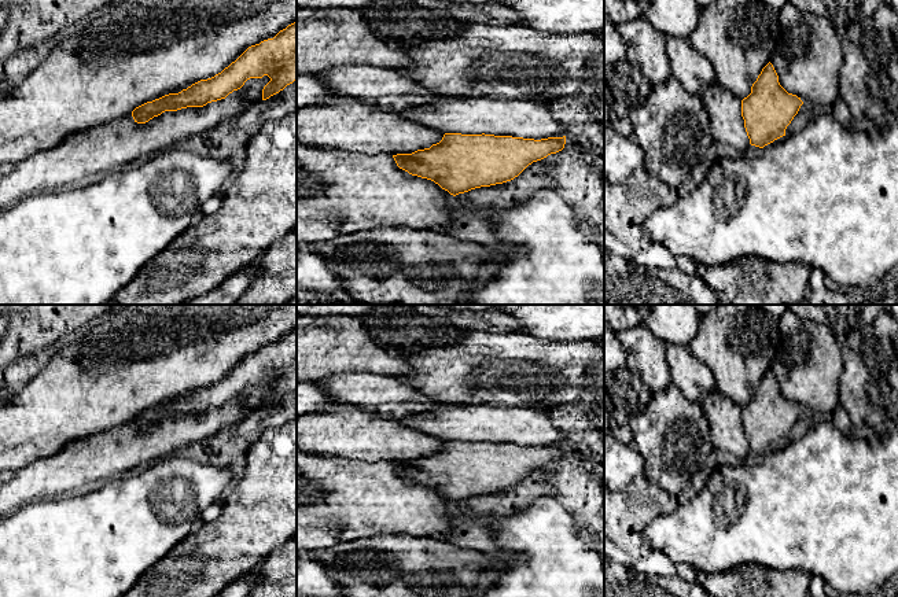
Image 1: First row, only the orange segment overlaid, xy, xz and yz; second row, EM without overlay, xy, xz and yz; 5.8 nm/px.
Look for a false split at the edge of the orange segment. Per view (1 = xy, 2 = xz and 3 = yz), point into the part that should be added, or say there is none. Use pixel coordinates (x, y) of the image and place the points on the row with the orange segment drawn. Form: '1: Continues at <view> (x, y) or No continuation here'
1: No continuation here
2: No continuation here
3: No continuation here

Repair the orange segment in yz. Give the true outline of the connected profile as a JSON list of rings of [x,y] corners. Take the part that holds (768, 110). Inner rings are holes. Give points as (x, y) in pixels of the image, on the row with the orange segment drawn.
[[[769,62],[752,84],[751,93],[741,100],[741,117],[750,144],[763,148],[785,136],[787,126],[802,104],[801,97],[780,85]]]

